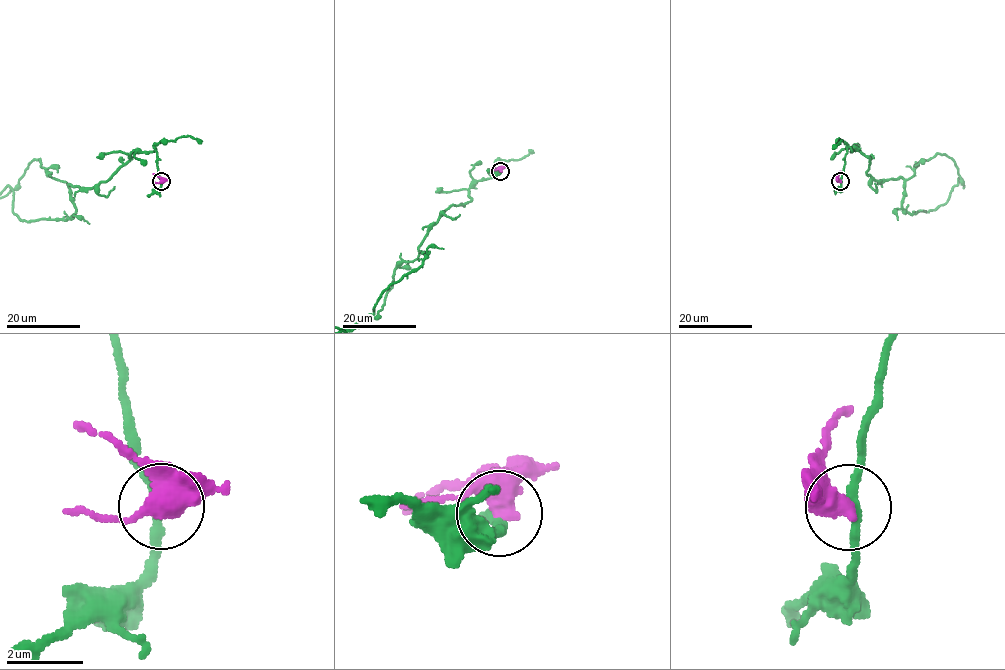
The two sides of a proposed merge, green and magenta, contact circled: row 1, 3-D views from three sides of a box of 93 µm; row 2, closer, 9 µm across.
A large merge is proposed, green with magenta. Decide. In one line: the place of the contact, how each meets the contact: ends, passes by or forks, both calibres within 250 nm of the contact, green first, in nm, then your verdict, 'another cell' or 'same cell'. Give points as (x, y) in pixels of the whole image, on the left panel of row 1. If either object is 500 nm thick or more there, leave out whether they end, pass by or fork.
at (161, 181); green passes by; magenta passes by; 220 nm thick on the green side, 480 nm on the other; another cell

